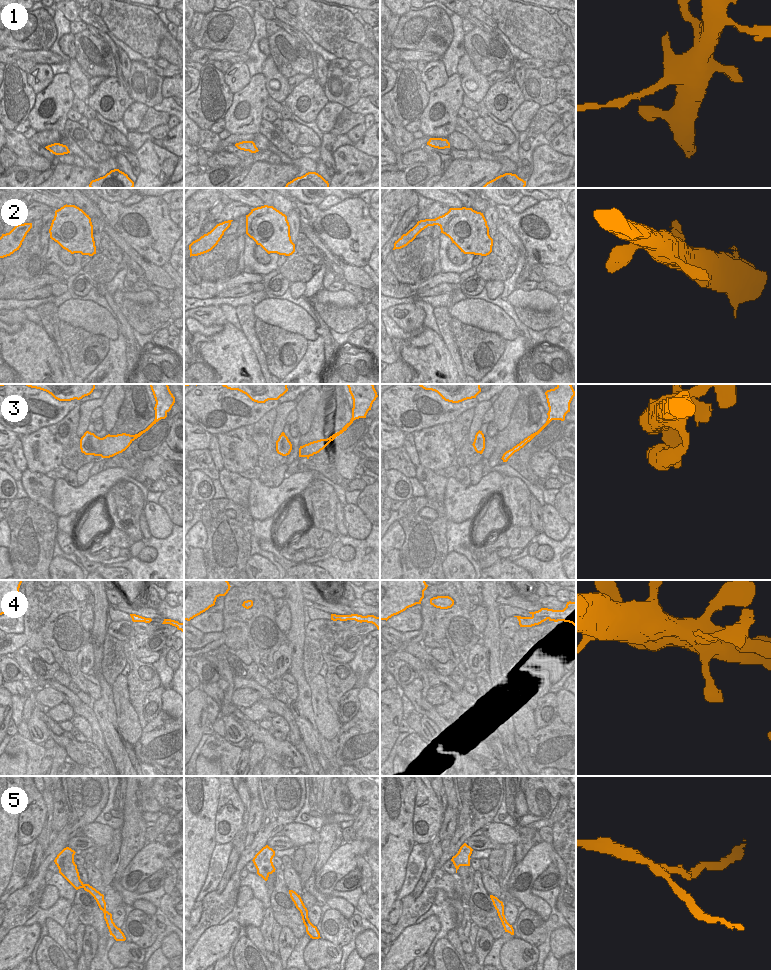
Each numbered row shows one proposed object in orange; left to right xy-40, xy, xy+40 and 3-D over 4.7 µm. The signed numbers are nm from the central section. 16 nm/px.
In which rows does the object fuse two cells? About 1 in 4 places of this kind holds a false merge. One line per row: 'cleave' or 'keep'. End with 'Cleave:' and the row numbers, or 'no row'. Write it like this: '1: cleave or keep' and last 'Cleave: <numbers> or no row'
1: cleave
2: keep
3: keep
4: keep
5: keep
Cleave: 1

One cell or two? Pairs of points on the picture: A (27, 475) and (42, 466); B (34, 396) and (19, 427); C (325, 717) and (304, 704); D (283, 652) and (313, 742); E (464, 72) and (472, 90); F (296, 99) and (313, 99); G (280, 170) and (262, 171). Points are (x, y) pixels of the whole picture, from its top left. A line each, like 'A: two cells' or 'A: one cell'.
A: two cells
B: one cell
C: two cells
D: two cells
E: one cell
F: one cell
G: one cell

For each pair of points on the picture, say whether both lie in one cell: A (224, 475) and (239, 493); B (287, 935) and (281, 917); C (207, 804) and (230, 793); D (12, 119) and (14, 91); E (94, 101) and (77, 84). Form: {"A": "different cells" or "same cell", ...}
{"A": "same cell", "B": "different cells", "C": "different cells", "D": "same cell", "E": "different cells"}

